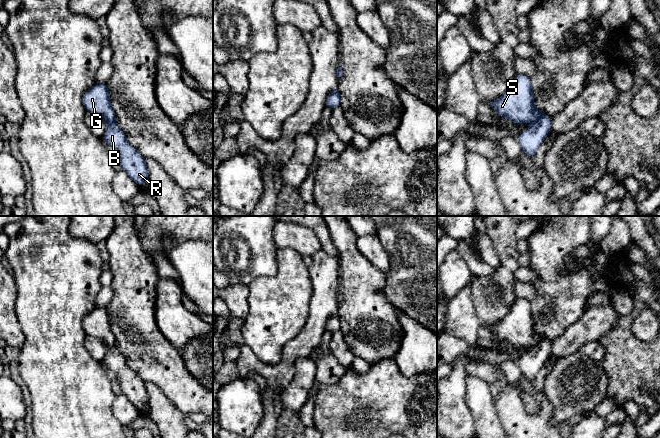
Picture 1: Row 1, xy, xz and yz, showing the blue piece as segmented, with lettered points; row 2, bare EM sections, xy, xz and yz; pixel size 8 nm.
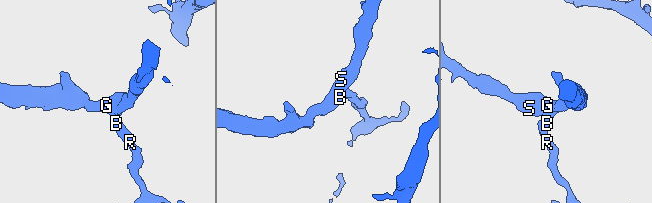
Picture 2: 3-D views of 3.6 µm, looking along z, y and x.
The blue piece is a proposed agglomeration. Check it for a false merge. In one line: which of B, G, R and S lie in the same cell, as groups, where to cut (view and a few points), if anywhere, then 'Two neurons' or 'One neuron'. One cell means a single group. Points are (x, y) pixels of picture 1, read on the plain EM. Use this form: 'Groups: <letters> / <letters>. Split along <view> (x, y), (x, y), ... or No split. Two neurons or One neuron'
Groups: B G R S. No split. One neuron

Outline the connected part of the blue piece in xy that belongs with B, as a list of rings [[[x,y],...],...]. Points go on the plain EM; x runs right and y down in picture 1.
[[[106,307],[95,308],[91,311],[84,317],[82,326],[86,335],[100,339],[107,346],[103,363],[116,375],[123,394],[136,408],[144,408],[144,405],[148,403],[145,381],[130,369],[117,350]]]

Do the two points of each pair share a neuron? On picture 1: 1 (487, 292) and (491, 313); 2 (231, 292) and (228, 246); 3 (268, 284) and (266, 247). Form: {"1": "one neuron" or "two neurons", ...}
{"1": "one neuron", "2": "two neurons", "3": "two neurons"}

